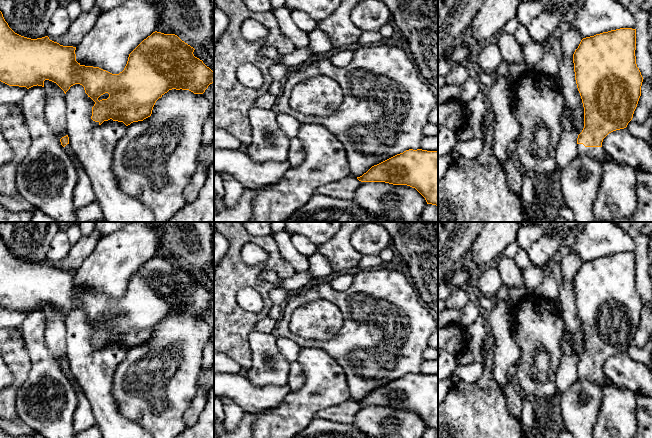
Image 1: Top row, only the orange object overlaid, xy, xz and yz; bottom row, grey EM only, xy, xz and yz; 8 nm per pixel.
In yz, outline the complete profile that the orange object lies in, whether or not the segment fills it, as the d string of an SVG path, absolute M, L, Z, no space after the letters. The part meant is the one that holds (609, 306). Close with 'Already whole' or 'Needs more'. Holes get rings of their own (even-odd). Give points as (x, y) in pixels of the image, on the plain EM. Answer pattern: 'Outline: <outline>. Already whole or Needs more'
Outline: M620 252L583 262L578 272L575 274L573 278L575 304L584 331L584 352L577 362L577 368L578 368L577 373L579 379L596 383L600 385L602 388L607 384L611 383L611 381L606 377L606 375L602 371L603 363L613 355L626 352L628 347L632 344L634 335L637 331L639 322L641 320L641 310L643 306L643 301L636 288L635 274L636 274L636 253L632 252Z. Needs more

